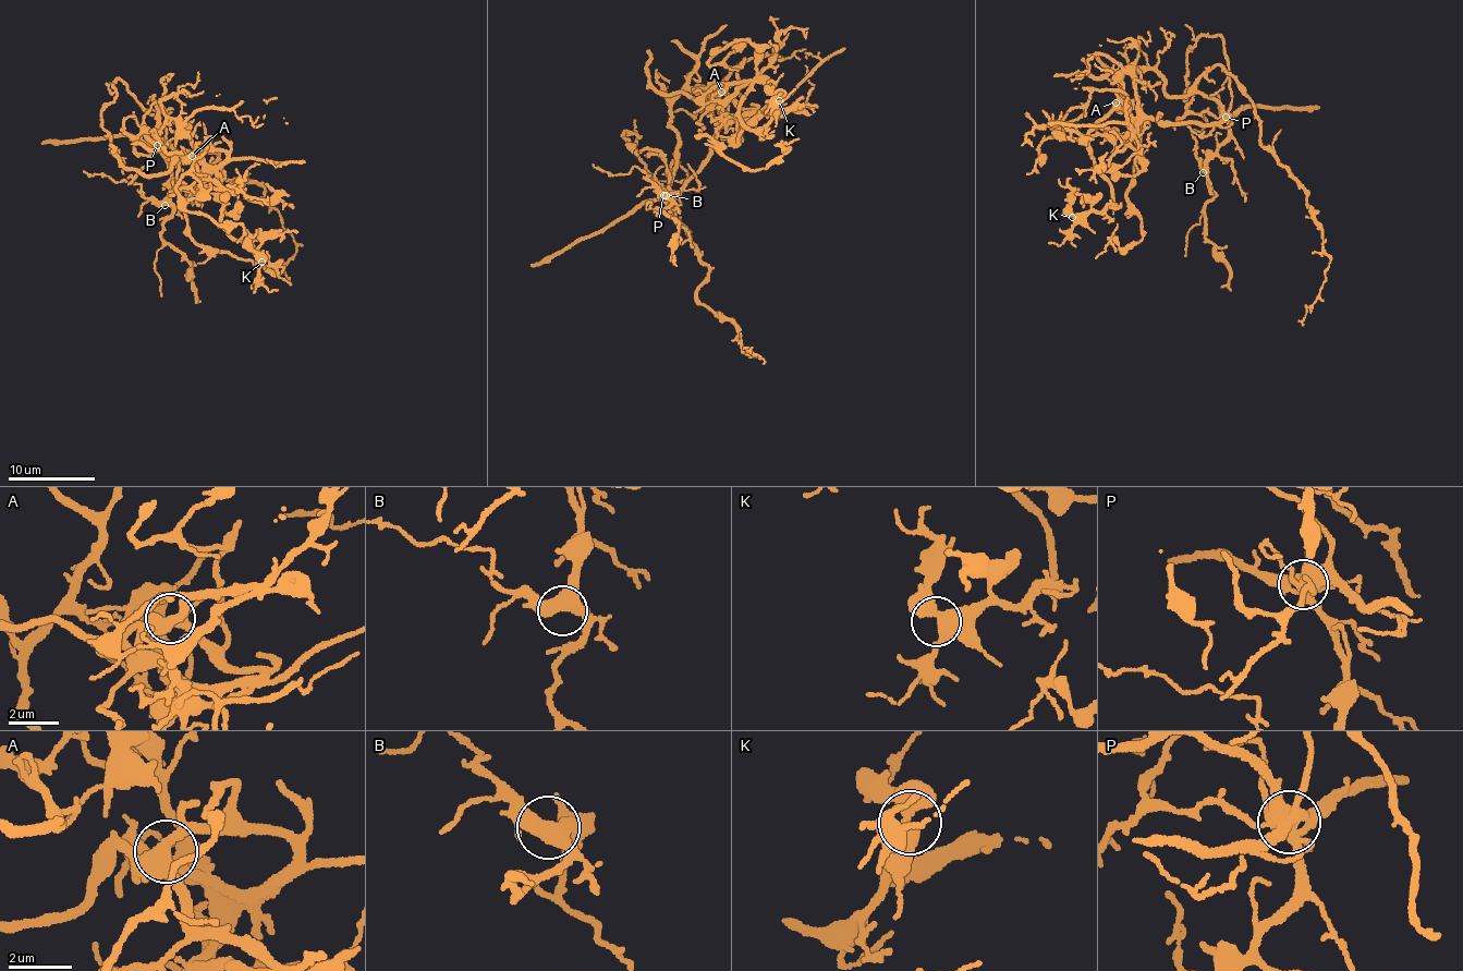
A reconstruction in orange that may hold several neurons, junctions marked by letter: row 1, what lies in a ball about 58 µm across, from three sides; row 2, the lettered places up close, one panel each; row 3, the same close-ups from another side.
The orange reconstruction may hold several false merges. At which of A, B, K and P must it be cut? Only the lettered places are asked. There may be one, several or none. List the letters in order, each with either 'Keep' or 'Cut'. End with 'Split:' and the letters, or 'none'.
A: Keep
B: Keep
K: Keep
P: Cut
Split: P

